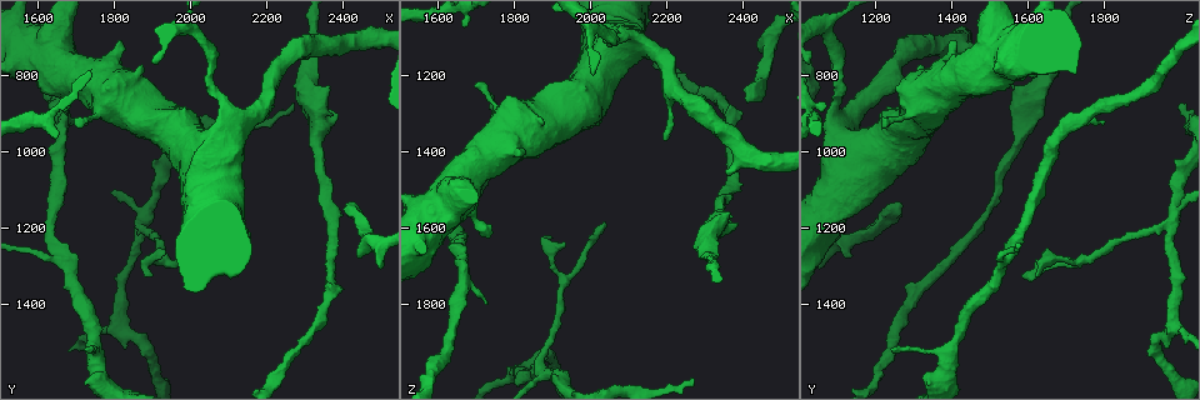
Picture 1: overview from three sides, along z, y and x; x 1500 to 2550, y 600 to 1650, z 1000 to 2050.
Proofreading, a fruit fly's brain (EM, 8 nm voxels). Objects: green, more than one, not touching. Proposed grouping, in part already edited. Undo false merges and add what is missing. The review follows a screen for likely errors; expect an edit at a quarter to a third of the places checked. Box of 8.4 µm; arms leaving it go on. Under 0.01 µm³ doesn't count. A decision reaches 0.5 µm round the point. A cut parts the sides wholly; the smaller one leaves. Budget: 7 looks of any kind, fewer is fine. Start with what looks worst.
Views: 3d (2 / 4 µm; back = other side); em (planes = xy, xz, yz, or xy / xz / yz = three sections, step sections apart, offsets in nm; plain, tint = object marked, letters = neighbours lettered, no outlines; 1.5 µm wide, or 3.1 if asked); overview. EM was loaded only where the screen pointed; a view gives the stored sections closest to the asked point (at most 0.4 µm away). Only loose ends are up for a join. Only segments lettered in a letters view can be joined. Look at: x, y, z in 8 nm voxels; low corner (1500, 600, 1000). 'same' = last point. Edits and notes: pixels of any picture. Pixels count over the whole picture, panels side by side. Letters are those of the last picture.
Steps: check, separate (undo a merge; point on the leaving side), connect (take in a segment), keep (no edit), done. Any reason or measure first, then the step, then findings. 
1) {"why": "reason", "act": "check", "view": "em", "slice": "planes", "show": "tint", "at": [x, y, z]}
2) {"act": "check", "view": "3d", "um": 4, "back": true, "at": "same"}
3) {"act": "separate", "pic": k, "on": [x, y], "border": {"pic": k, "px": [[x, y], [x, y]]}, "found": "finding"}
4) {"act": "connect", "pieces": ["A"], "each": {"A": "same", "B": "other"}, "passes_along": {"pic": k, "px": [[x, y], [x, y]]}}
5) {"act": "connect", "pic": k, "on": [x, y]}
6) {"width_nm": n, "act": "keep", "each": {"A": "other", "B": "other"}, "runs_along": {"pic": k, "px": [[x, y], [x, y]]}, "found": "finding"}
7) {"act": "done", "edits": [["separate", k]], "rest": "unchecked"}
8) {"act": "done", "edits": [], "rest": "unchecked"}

{"why": "sharp bend", "act": "check", "view": "em", "slice": "planes", "show": "letters", "at": [1870, 1210, 1975]}

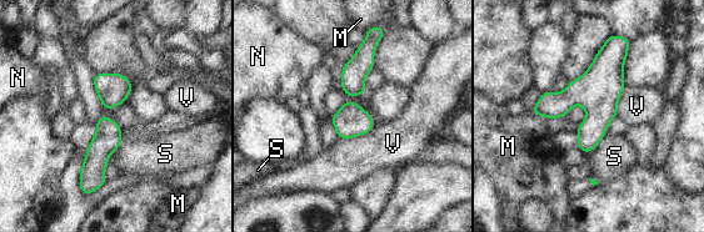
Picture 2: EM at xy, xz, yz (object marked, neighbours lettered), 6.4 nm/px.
{"act": "keep", "each": {"M": "other", "N": "other", "S": "other", "V": "other"}, "border": {"pic": 2, "px": [[605, 134], [589, 152], [584, 154]]}, "found": "all the same neuron"}

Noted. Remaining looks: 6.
{"why": "an open end", "act": "check", "view": "3d", "um": 4, "at": [1725, 805, 1625]}

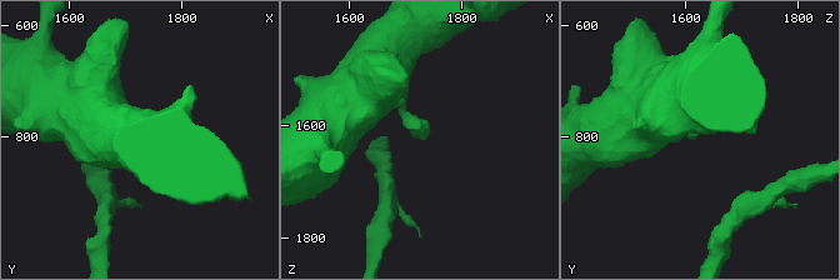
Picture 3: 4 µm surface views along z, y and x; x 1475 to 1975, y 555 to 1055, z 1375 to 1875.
{"why": "shape alone is not enough", "act": "check", "view": "em", "slice": "planes", "show": "letters", "at": [1730, 800, 1615]}

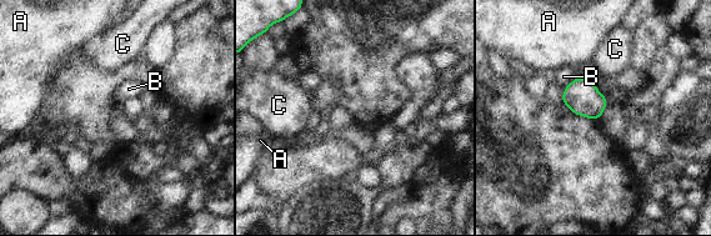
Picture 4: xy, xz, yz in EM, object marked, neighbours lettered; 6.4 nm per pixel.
{"longest_contact_nm": ["B", 160], "act": "keep", "each": {"A": "other", "B": "other", "C": "other"}, "border": {"pic": 4, "px": [[582, 75], [574, 79], [564, 89]]}, "found": "none of them fits"}

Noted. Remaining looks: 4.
{"why": "tapers out", "act": "check", "view": "3d", "um": 4, "back": true, "at": [1695, 920, 1220]}

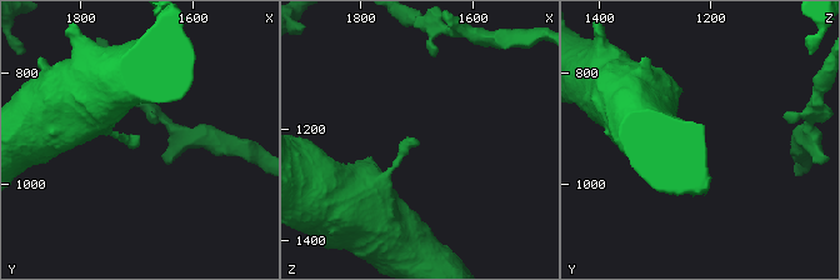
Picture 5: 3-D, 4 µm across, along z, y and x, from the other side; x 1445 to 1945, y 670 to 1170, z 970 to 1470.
{"why": "now the EM", "act": "check", "view": "em", "slice": "planes", "show": "letters", "at": [1705, 910, 1220]}

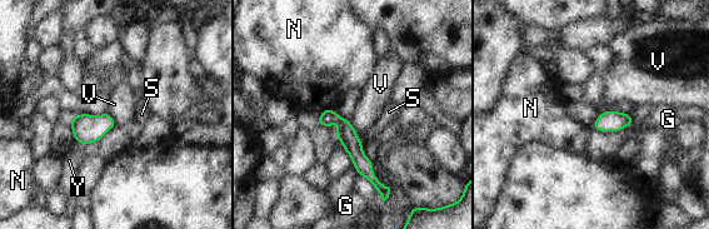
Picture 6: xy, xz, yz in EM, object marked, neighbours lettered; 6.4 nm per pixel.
{"act": "keep", "each": {"G": "other", "N": "other", "S": "other", "V": "other", "Y": "other"}, "runs_along": {"pic": 6, "px": [[324, 114], [345, 127], [368, 173]]}, "found": "no lettered segment goes on from it"}

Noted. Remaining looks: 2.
{"act": "done", "edits": [], "rest": "unchecked"}

